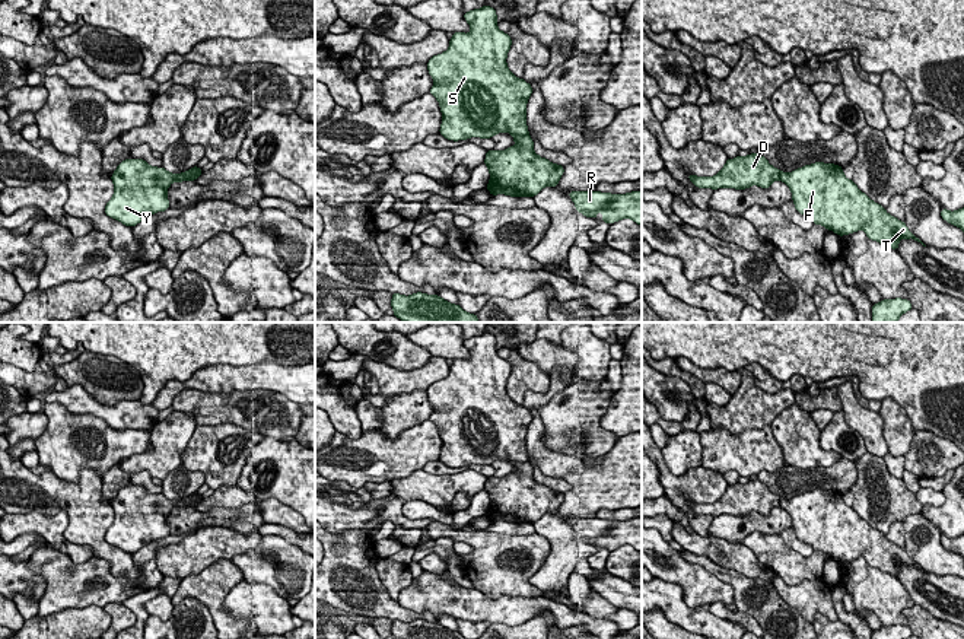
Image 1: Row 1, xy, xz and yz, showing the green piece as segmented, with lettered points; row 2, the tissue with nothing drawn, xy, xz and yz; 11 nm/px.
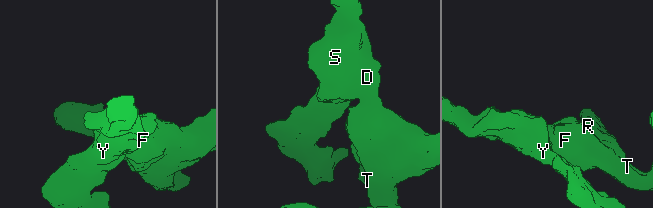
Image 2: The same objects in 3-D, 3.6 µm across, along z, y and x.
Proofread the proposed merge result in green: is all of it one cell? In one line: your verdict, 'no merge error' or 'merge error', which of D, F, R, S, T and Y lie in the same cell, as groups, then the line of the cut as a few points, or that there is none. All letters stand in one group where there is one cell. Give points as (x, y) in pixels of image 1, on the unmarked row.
merge error; groups D S Y / F R T; cut xz (512, 460), (528, 461)

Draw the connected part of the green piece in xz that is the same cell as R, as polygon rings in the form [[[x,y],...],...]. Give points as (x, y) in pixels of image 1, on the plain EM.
[[[572,518],[567,521],[576,534],[586,544],[596,546],[596,540],[602,538],[602,547],[608,551],[621,546],[631,546],[642,551],[642,518],[626,521],[611,521],[599,518]]]

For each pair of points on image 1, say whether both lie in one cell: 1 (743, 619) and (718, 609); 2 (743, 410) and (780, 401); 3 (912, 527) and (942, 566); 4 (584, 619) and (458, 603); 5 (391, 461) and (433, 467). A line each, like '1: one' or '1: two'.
1: one
2: one
3: one
4: one
5: two

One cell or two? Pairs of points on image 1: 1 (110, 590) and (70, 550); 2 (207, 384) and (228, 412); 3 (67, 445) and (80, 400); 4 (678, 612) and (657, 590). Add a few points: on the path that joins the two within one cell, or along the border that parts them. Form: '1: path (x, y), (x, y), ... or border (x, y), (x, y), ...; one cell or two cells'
1: border (51, 546), (75, 562), (85, 562), (92, 556); two cells
2: border (247, 388), (235, 391), (183, 390), (180, 393); two cells
3: border (45, 401), (92, 413), (108, 426); two cells
4: path (673, 606), (662, 595); one cell

